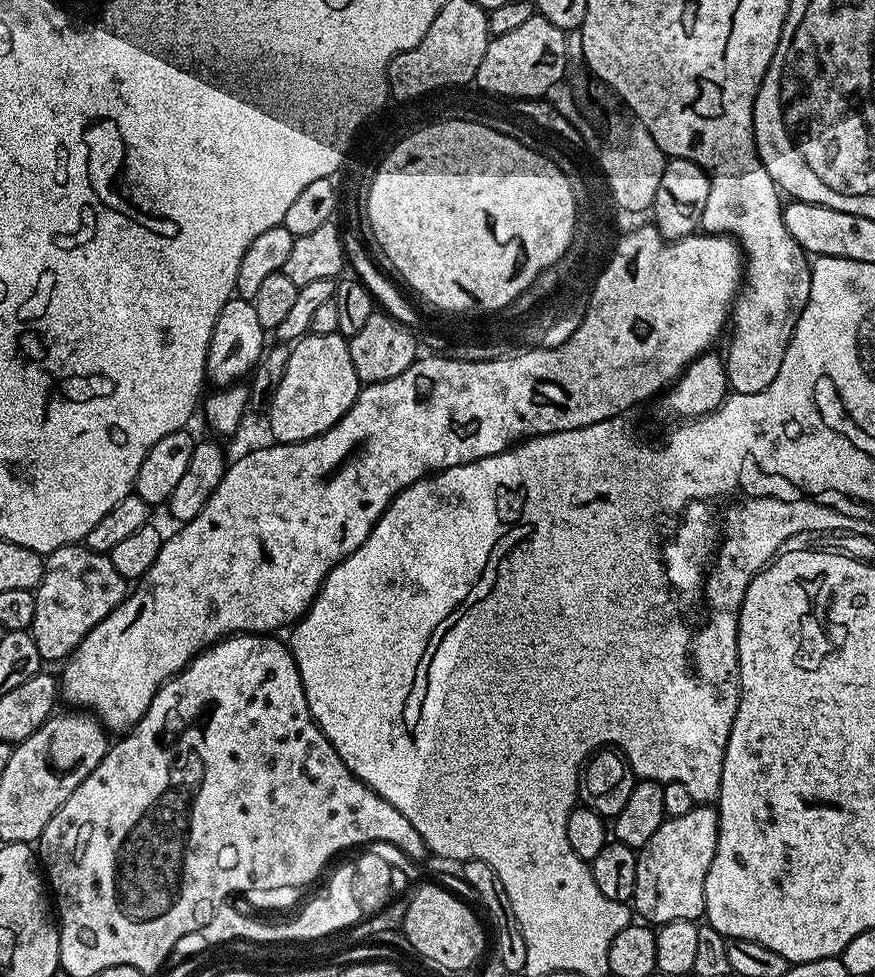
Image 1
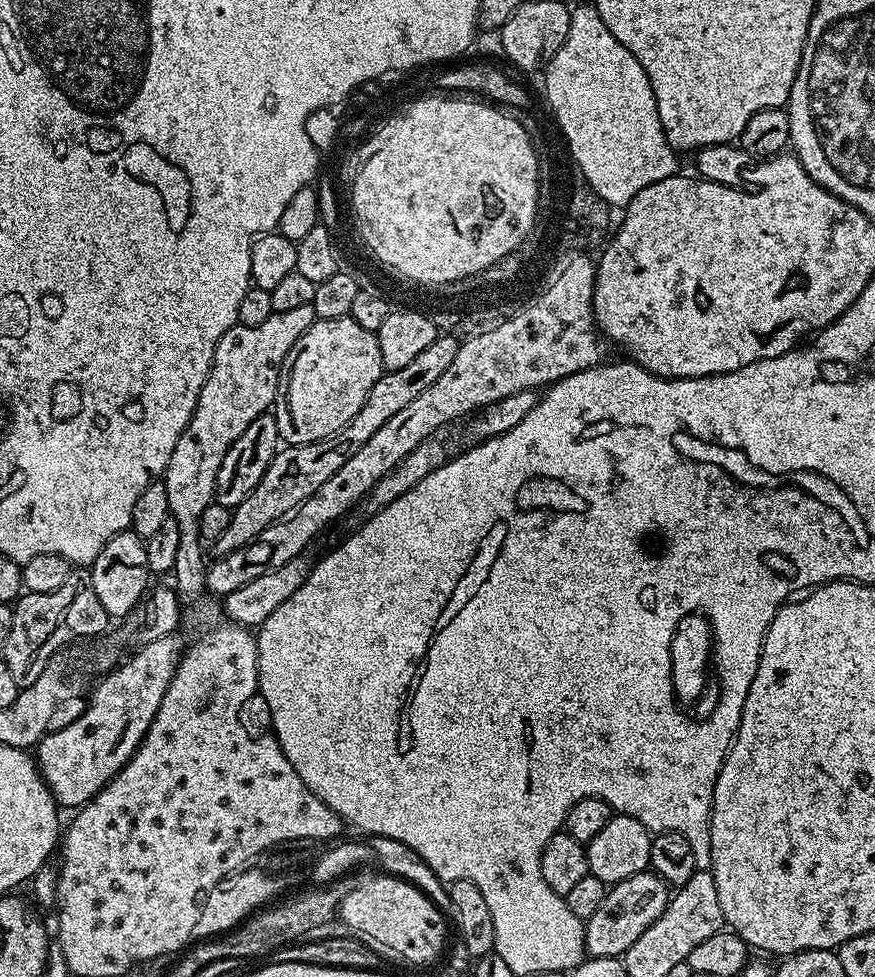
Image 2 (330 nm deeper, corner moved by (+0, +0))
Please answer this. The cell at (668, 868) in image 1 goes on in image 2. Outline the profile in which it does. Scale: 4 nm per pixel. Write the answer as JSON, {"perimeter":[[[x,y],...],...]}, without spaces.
{"perimeter":[[[651,870],[639,872],[634,874],[634,878],[626,878],[622,882],[611,885],[606,895],[602,898],[602,906],[598,906],[598,910],[594,910],[594,914],[584,924],[585,953],[589,957],[623,957],[624,952],[630,950],[630,946],[634,946],[634,942],[638,942],[638,938],[642,938],[642,934],[646,934],[646,930],[660,917],[662,910],[666,910],[669,899],[669,885],[665,884],[663,878],[657,876]]]}

